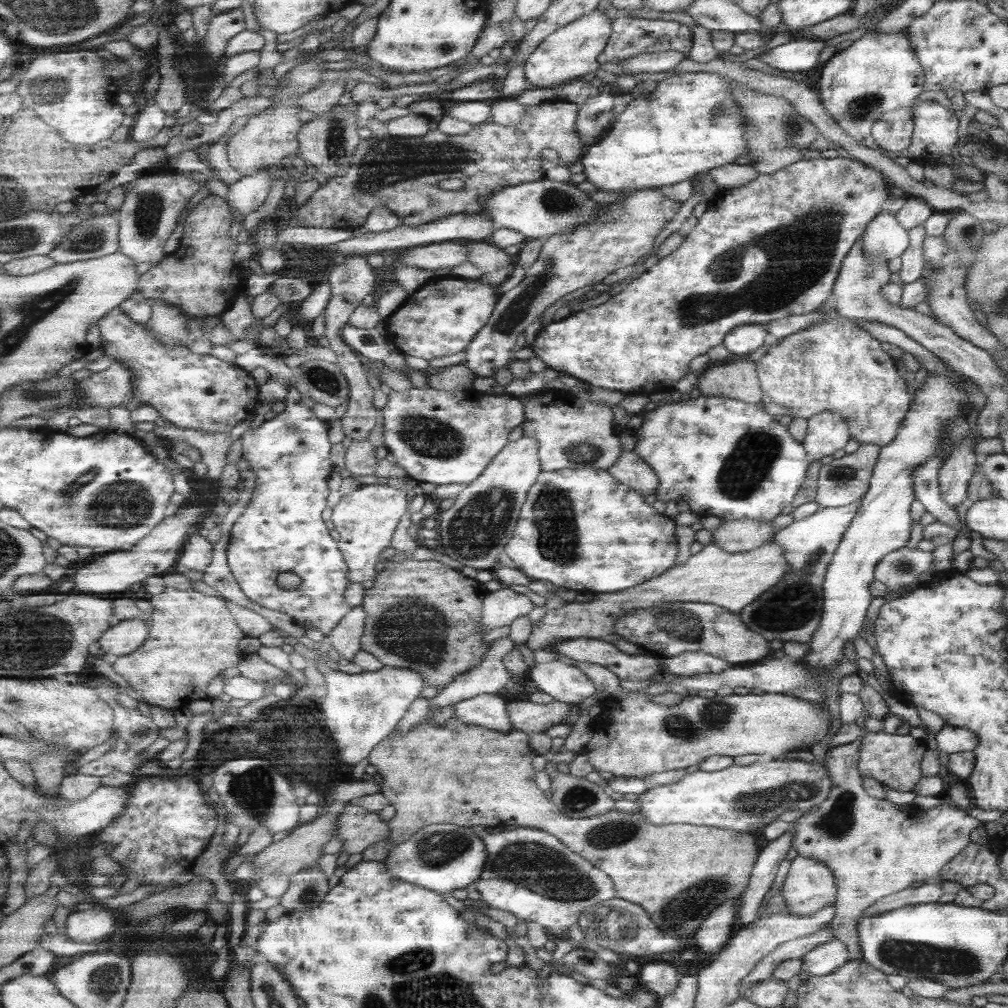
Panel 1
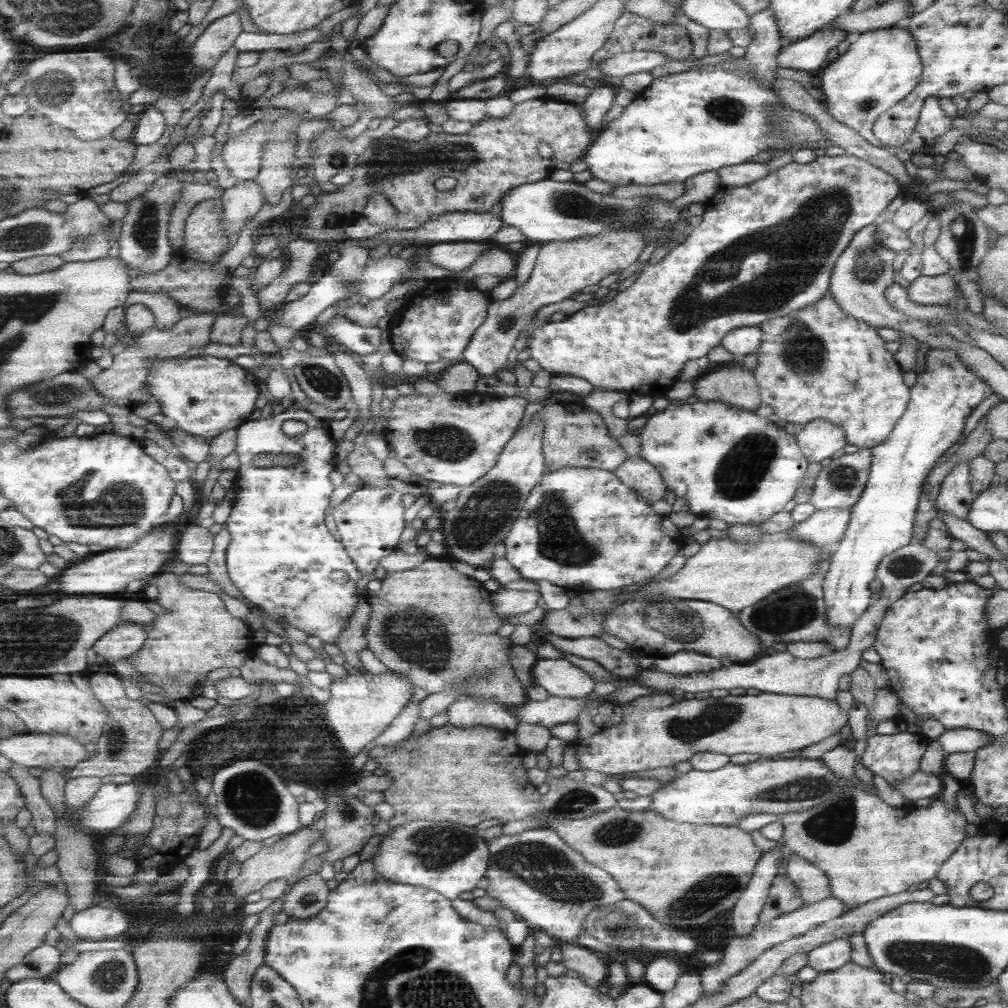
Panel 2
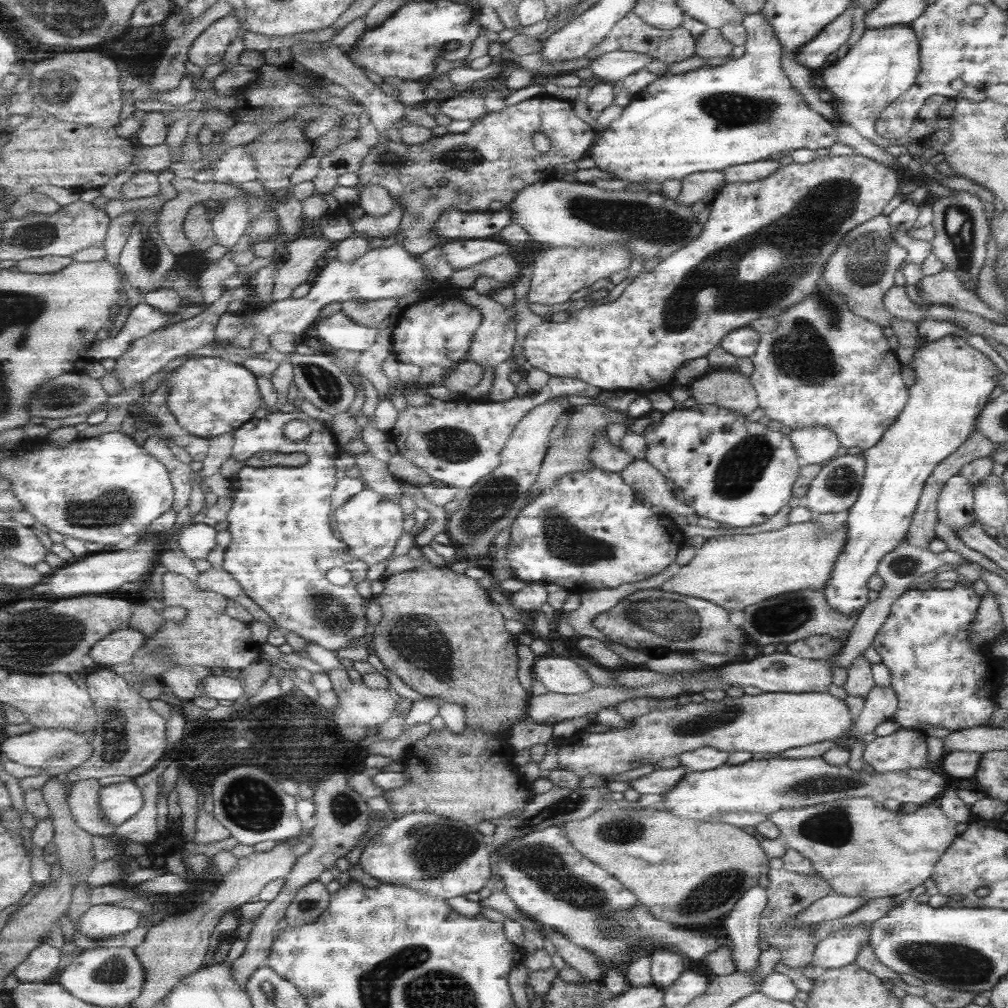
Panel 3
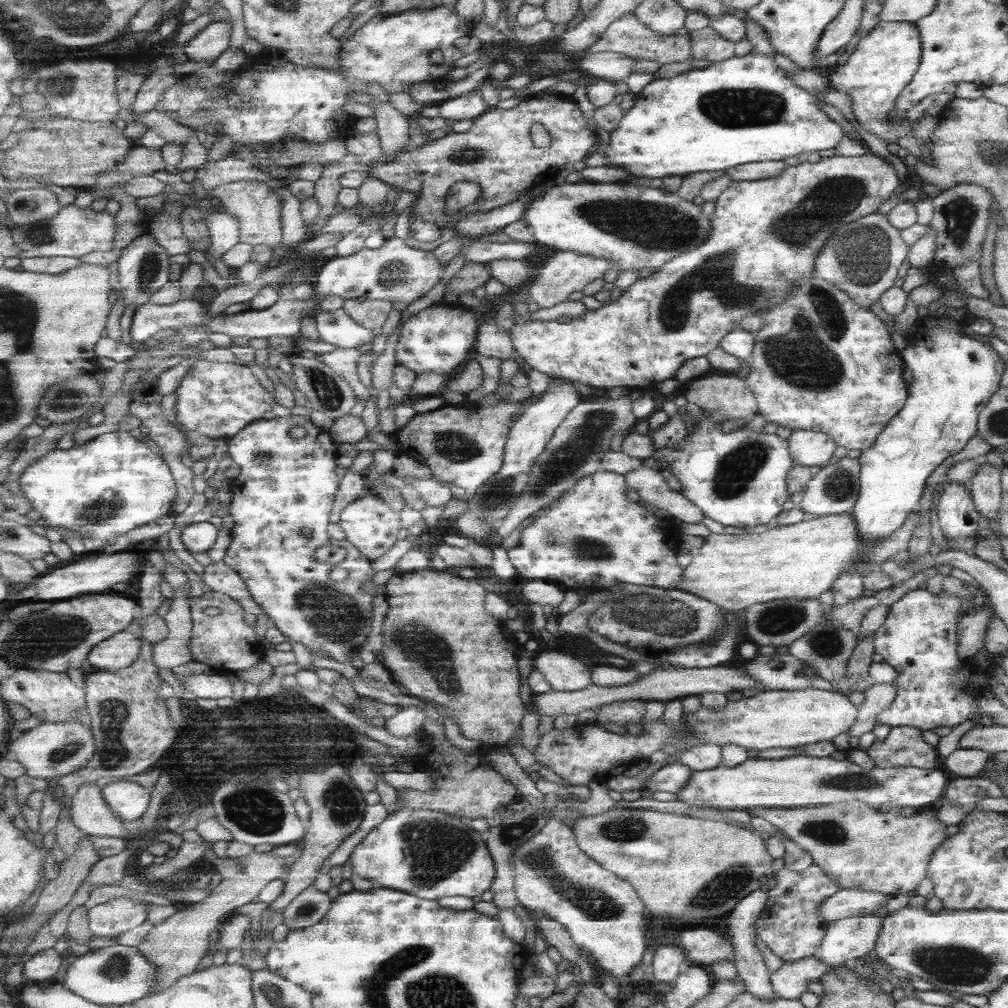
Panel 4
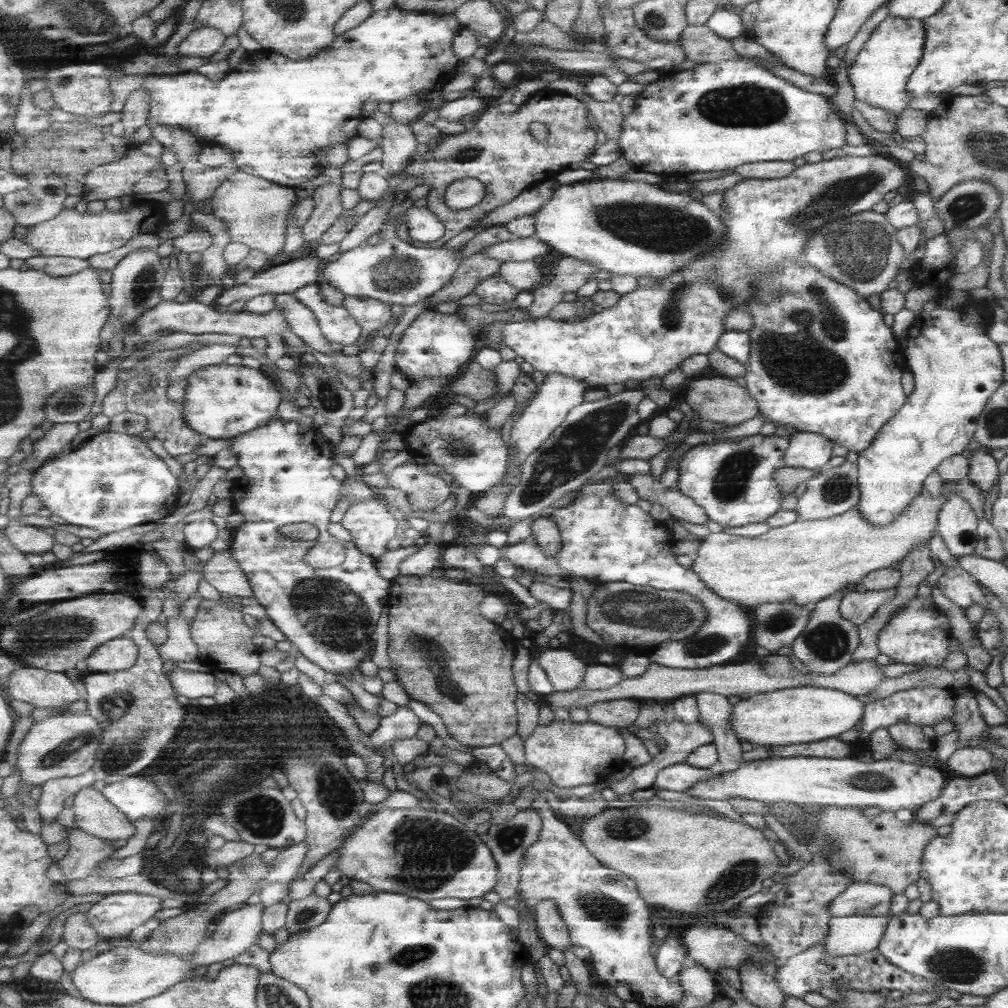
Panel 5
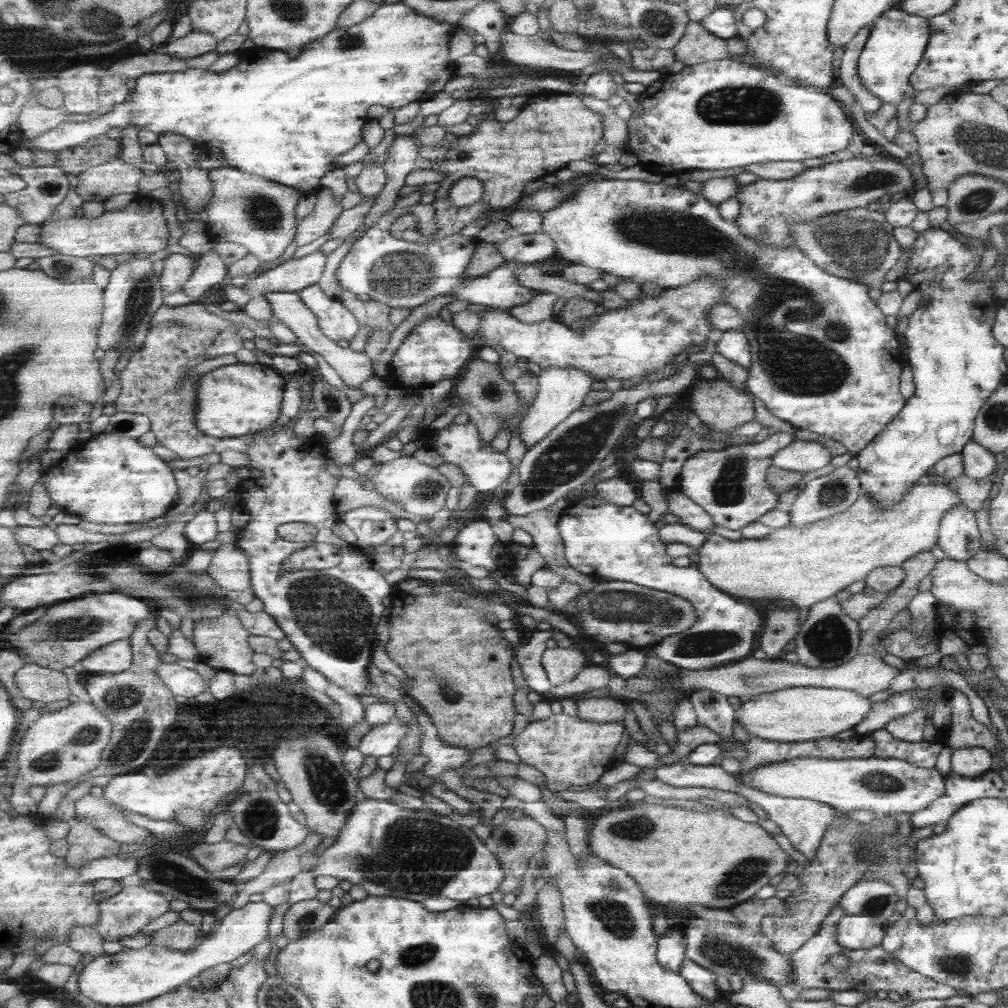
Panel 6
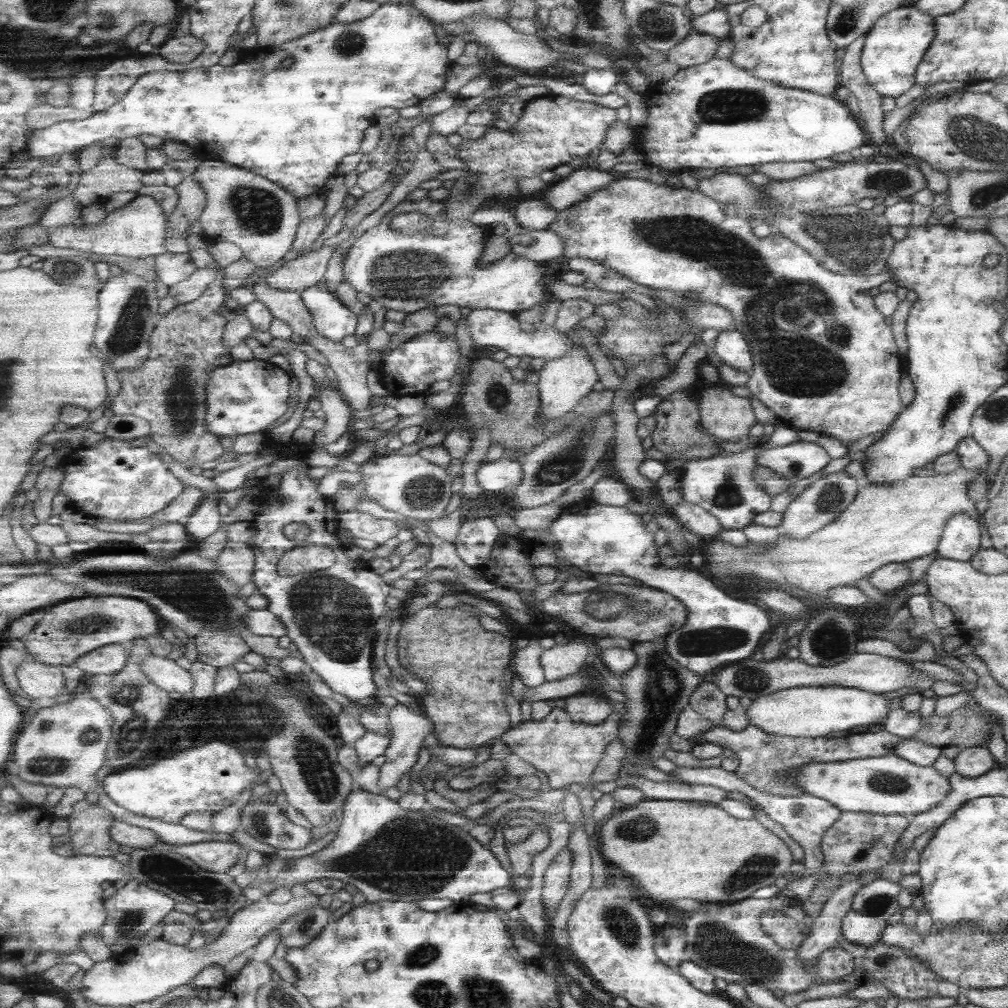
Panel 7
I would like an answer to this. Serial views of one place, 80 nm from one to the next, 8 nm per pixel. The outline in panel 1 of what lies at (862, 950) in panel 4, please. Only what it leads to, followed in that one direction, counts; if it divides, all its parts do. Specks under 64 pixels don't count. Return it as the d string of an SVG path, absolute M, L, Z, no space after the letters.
M835 939L813 947L801 957L801 960L800 970L807 972L809 977L823 976L831 974L836 968L839 968L844 962L847 962L849 960L849 953L846 946Z

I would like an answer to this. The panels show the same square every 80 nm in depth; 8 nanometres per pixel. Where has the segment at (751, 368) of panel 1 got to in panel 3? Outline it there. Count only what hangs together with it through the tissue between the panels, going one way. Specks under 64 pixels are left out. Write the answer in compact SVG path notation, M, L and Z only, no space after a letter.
M736 369L707 373L687 387L696 404L712 404L741 416L758 407L748 378Z

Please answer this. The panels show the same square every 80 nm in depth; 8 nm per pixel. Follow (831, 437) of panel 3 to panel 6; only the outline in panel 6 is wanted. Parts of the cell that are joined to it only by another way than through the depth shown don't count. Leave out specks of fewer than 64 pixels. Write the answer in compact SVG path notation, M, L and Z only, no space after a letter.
M793 437L792 441L773 453L771 466L787 472L811 472L825 466L832 456L816 441L803 441Z

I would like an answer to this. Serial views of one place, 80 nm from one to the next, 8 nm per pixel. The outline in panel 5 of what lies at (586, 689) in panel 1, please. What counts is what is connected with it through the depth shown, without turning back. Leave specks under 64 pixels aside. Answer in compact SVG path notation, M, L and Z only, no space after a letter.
M547 649L540 654L539 664L557 692L577 689L588 673L587 664L569 650Z

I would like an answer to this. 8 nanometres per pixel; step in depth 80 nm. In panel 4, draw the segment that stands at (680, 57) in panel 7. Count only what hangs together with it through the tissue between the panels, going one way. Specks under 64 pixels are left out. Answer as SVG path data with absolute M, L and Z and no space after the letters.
M709 25L688 31L690 60L720 62L734 57L734 42L720 37Z

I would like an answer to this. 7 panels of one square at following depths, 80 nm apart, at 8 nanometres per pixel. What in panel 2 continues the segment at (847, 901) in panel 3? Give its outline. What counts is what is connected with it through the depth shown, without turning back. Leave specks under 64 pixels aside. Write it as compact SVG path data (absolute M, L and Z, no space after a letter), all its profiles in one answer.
M829 895L823 900L799 907L797 910L782 914L769 922L758 921L747 936L731 937L729 942L725 944L725 948L722 949L722 959L717 964L707 966L701 971L701 974L699 974L702 986L701 995L715 994L722 987L723 981L726 978L734 975L737 971L743 970L747 966L747 963L750 963L759 953L767 950L767 948L775 946L778 942L785 939L799 936L801 933L807 932L807 930L822 922L827 922L827 920L841 916L845 911L846 906L841 901Z

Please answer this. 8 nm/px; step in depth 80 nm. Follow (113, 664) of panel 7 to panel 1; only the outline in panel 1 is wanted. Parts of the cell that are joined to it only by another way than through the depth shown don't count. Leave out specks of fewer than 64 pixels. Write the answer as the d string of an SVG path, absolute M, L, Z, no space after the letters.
M146 618L115 622L100 638L98 644L105 654L114 654L117 658L127 656L144 645L148 632Z

